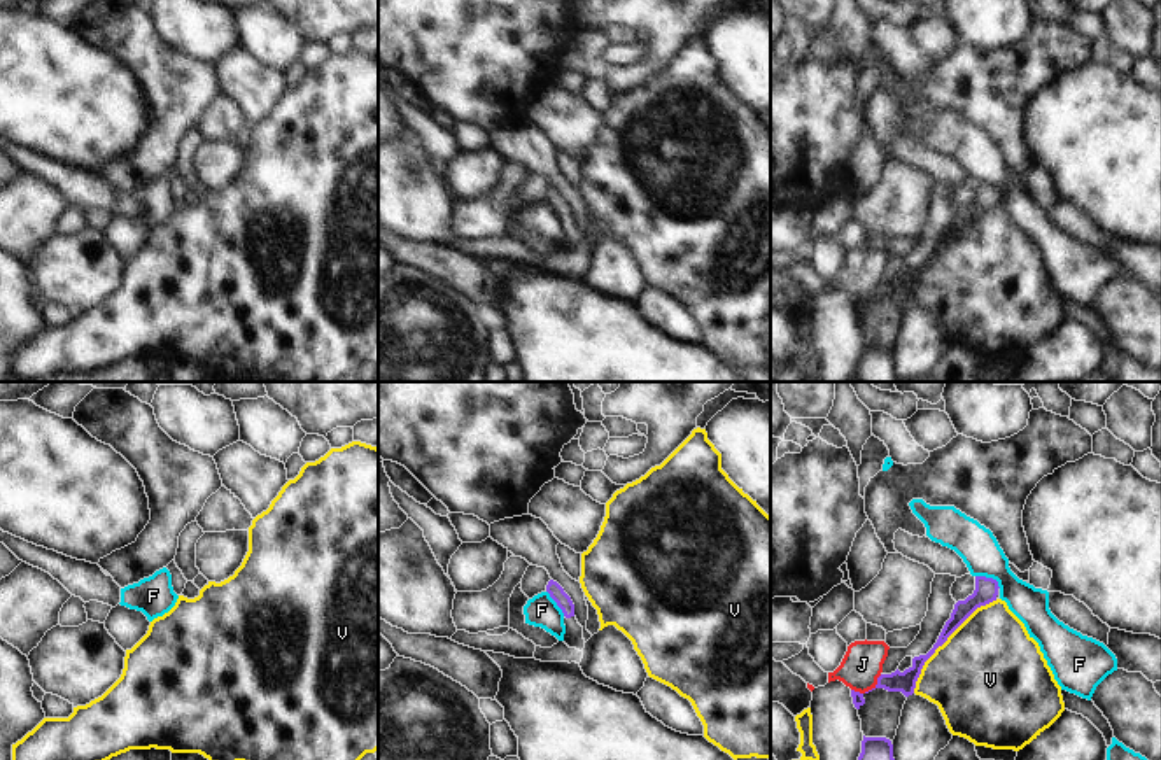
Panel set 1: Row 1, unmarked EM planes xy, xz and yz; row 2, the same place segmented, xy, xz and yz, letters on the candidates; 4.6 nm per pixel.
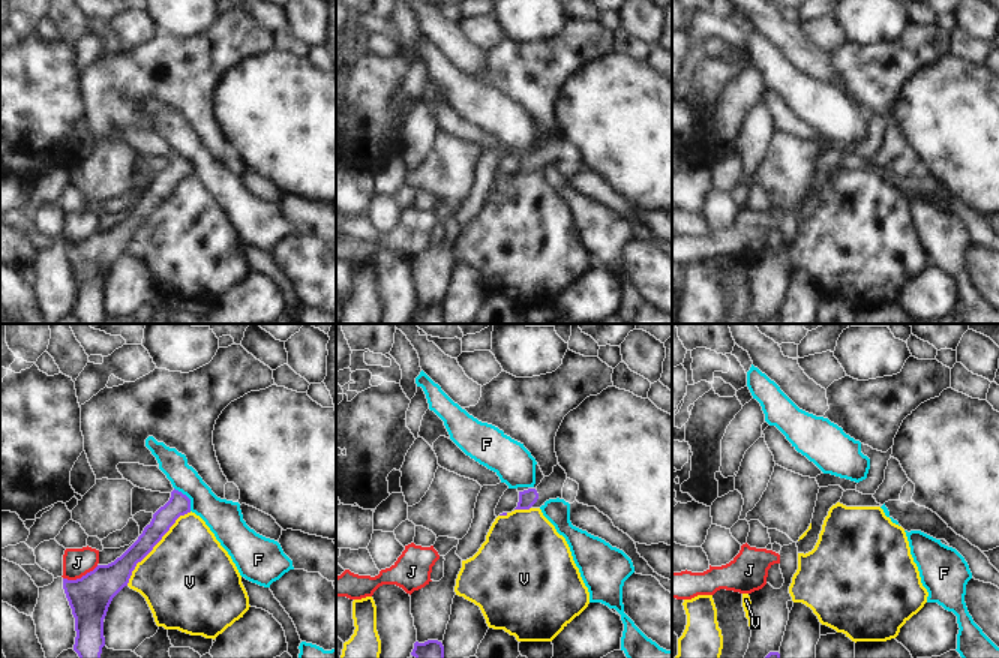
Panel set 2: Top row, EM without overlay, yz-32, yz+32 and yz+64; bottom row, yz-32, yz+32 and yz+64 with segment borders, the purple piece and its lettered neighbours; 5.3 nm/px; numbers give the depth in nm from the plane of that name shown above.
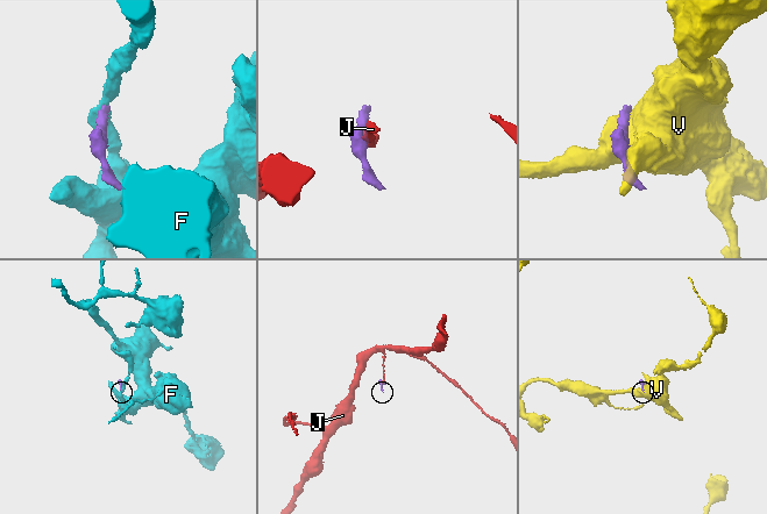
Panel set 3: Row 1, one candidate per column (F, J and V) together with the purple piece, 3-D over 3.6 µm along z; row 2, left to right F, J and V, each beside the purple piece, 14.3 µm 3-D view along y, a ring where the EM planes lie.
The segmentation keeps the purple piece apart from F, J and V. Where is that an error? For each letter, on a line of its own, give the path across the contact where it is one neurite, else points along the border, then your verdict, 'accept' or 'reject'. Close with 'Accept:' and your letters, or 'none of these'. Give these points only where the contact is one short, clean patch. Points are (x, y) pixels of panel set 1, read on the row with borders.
F: border along yz (976, 575), (993, 578), (1000, 587); reject
J: border along yz (881, 675), (871, 689), (864, 692), (851, 690); reject
V: reject
Accept: none of these

